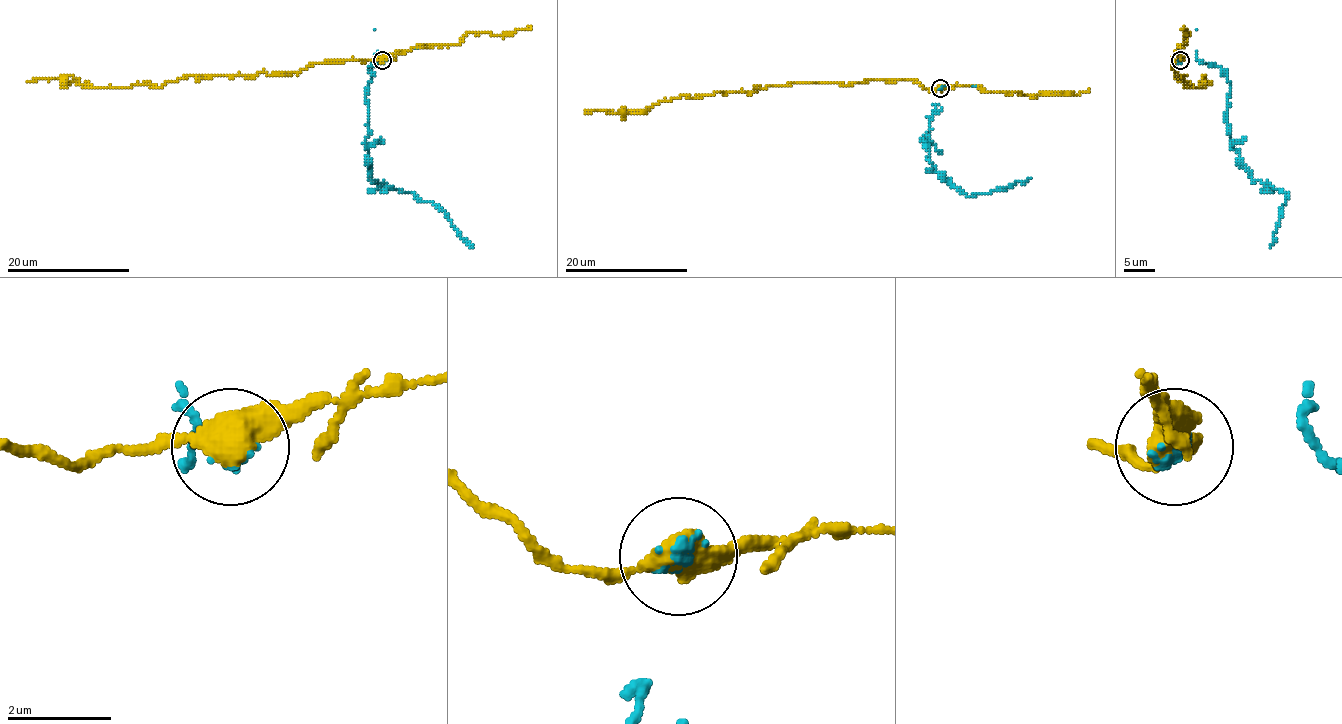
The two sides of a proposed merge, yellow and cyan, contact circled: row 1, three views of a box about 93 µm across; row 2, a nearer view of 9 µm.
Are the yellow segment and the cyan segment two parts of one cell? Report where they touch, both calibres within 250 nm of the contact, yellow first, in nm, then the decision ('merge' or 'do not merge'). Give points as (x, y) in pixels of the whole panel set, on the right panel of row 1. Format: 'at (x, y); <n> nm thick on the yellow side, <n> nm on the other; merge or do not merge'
at (1180, 60); 500 nm thick on the yellow side, 150 nm on the other; merge

